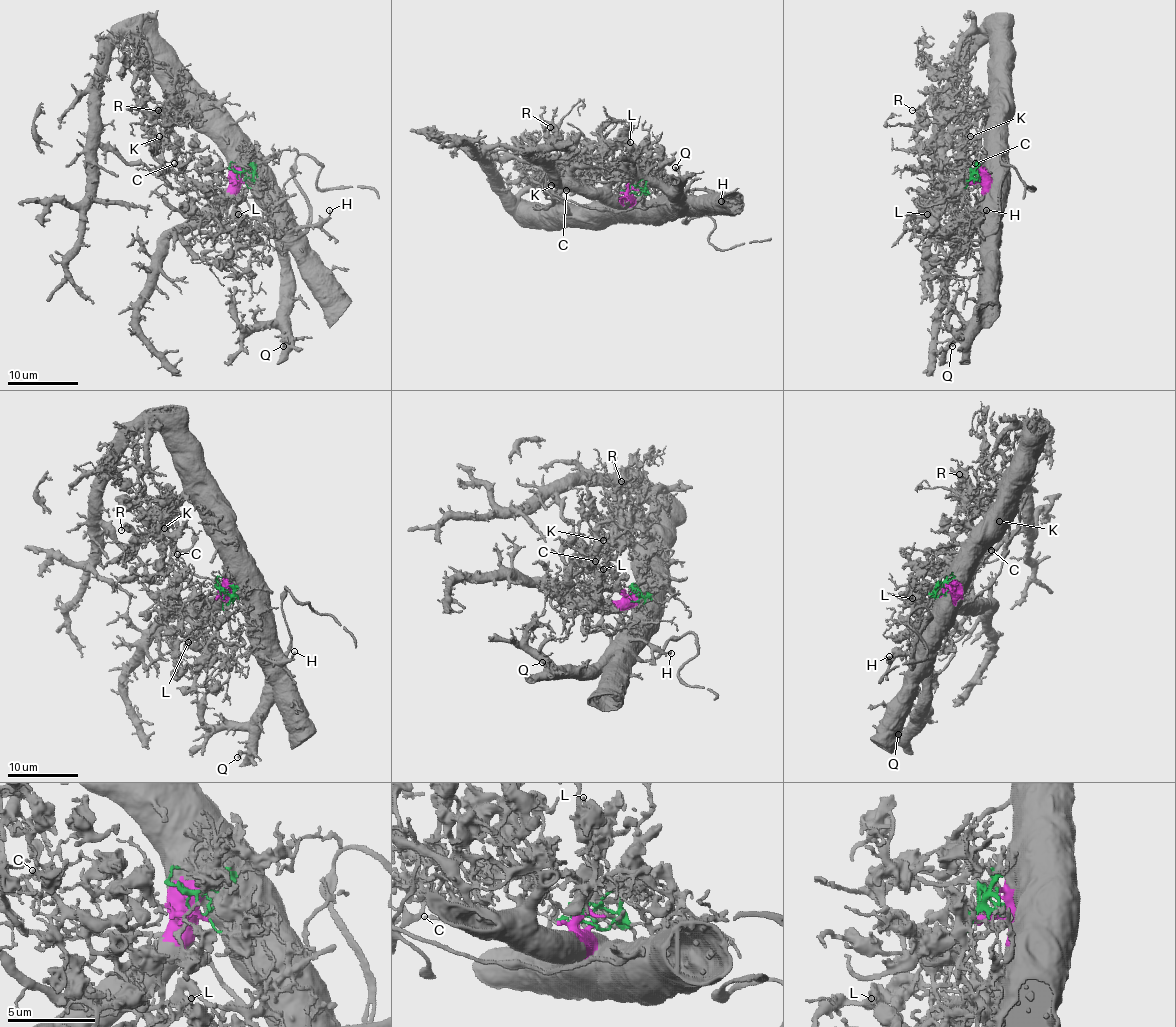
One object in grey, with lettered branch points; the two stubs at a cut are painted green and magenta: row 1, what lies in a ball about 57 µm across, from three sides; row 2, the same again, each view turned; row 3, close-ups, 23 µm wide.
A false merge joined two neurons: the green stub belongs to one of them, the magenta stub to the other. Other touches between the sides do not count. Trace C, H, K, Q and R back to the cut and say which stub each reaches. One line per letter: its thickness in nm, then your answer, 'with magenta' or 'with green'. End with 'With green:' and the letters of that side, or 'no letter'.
C: calibre 160 nm; with green
H: calibre 240 nm; with magenta
K: calibre 150 nm; with green
Q: calibre 240 nm; with magenta
R: calibre 190 nm; with green
With green: C, K, R

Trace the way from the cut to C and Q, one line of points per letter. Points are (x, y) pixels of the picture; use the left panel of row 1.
C: (239, 177), (259, 198), (262, 219), (246, 217), (232, 198), (213, 198), (200, 171), (174, 163)
Q: (239, 178), (236, 180), (243, 178), (264, 210), (282, 265), (284, 330), (287, 341), (284, 346)

